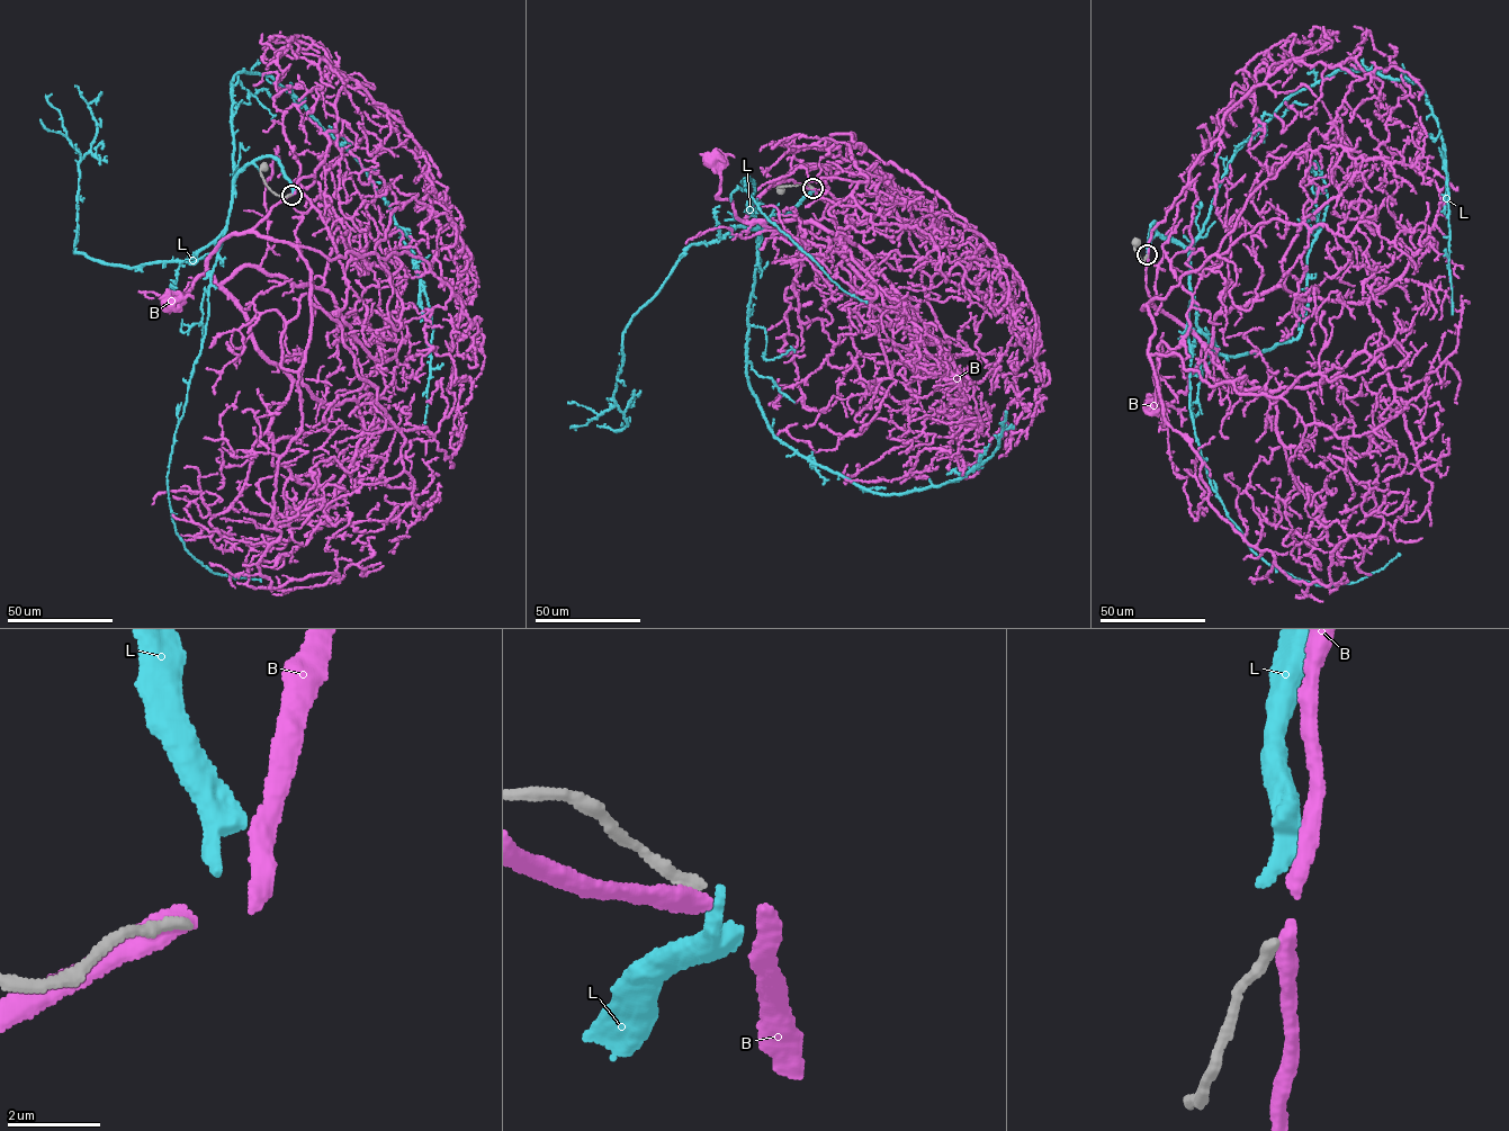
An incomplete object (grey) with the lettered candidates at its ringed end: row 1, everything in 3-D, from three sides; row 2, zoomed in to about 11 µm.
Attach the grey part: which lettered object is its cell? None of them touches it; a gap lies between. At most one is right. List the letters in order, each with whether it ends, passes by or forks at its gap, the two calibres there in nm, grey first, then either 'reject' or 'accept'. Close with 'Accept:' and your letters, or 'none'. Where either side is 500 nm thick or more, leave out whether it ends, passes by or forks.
B: it passes by; 240 nm thick on the grey side, 340 nm on the other; reject
L: it ends there; 240 nm thick on the grey side, 300 nm on the other; reject
Accept: none

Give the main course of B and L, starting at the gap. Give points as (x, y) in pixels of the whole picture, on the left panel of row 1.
B: (292, 195), (253, 227), (224, 239), (208, 260), (207, 271), (190, 290), (174, 297), (177, 306), (168, 302)
L: (293, 193), (269, 155), (234, 180), (241, 71), (301, 99), (393, 214), (430, 312), (423, 424)

